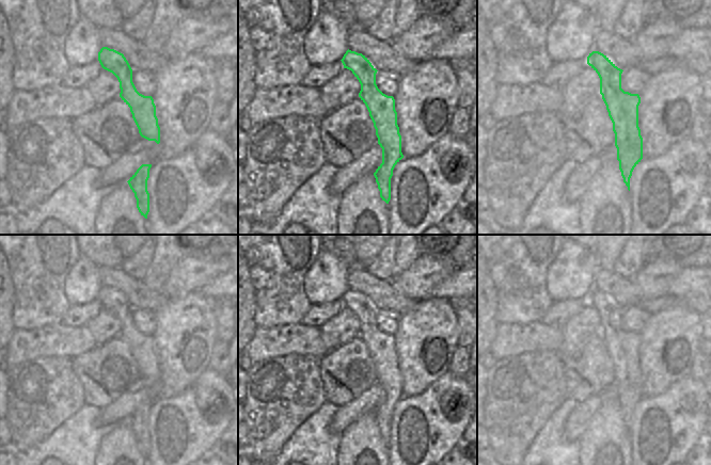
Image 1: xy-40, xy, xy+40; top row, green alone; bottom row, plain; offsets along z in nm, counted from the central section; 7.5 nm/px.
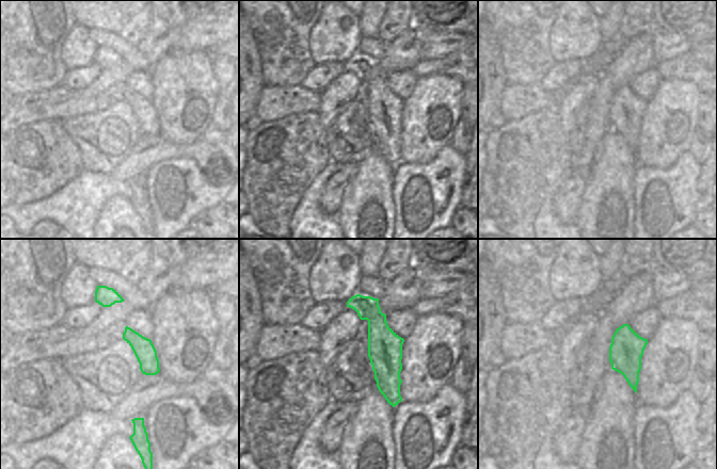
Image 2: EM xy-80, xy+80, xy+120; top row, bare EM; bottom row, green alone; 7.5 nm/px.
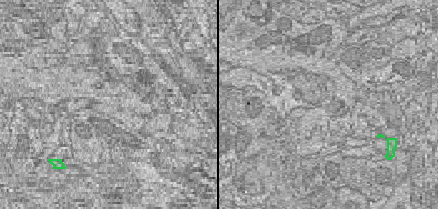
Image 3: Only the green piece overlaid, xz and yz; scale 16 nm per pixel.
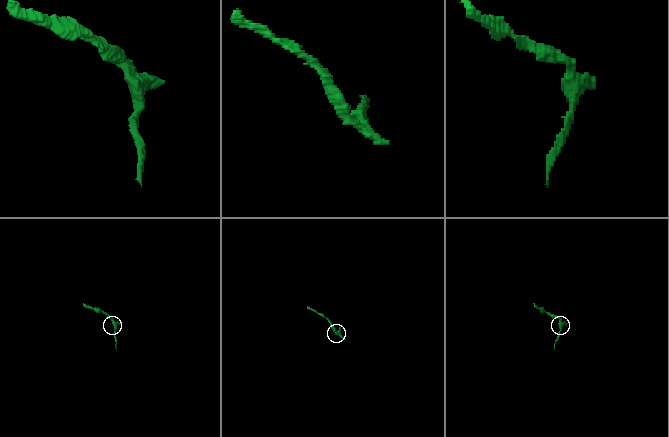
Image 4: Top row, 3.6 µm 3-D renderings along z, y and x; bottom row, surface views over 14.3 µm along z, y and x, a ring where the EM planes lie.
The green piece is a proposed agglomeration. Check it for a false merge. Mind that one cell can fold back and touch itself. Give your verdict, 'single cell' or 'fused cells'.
single cell

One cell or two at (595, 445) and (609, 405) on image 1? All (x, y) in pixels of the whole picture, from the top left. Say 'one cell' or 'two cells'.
one cell

